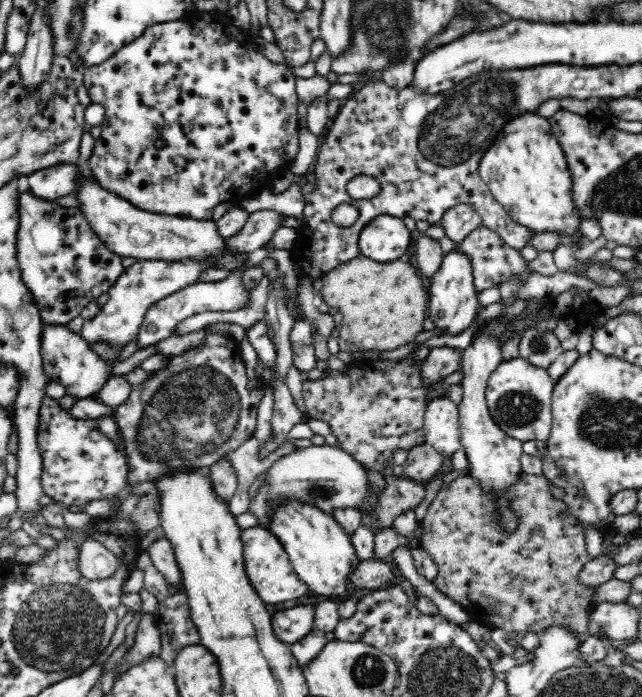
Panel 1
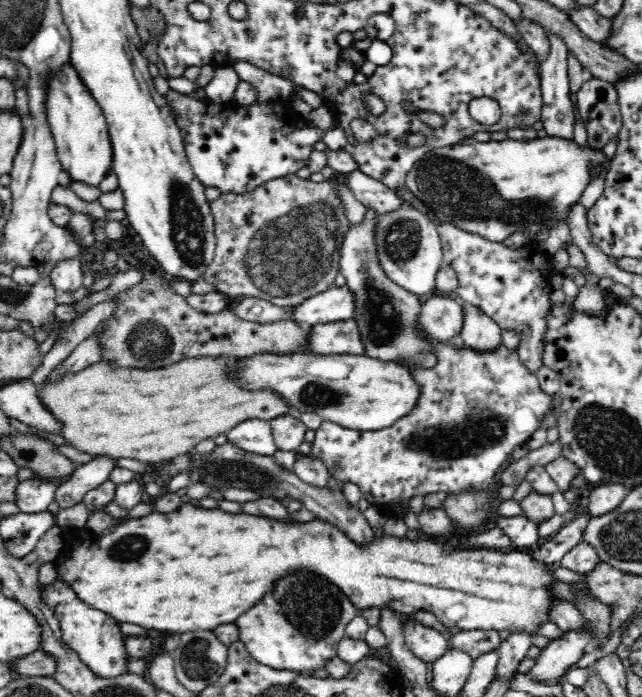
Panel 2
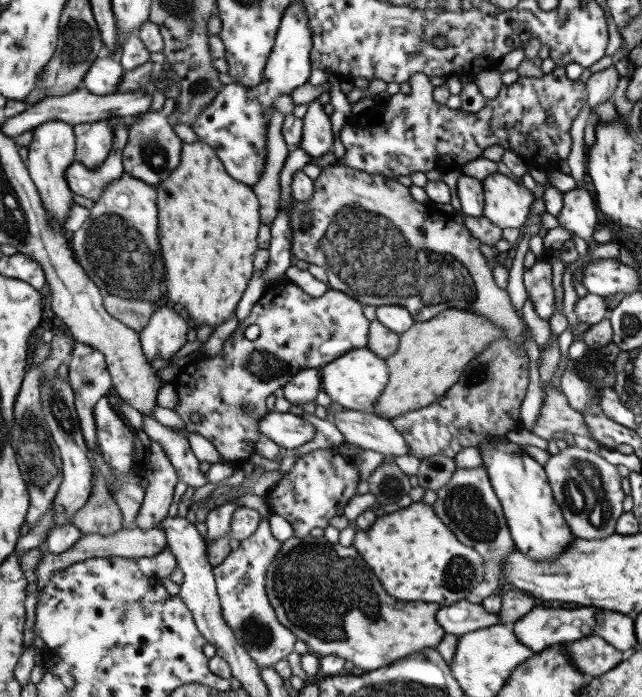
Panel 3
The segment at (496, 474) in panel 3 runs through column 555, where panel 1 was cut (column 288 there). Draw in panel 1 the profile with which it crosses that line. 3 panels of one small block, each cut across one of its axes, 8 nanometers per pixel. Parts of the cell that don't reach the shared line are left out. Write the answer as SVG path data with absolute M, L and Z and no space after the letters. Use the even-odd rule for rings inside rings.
M292 500L288 504L280 504L272 512L272 522L267 530L276 536L284 551L288 554L290 563L296 575L308 586L308 589L315 593L330 598L339 596L340 598L353 598L356 600L364 591L356 590L356 587L348 581L350 574L358 568L360 560L356 556L356 551L350 543L350 536L336 523L336 520L330 513L323 512L320 508L306 502L297 502Z

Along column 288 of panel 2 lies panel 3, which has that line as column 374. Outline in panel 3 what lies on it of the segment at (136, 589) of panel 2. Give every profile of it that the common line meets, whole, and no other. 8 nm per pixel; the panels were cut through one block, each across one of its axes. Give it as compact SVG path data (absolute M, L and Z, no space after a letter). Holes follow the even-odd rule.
M423 501L378 518L366 532L352 527L356 532L353 548L368 562L386 592L398 600L422 600L448 606L466 599L468 593L486 578L480 554L461 544L452 530L436 516L432 505Z

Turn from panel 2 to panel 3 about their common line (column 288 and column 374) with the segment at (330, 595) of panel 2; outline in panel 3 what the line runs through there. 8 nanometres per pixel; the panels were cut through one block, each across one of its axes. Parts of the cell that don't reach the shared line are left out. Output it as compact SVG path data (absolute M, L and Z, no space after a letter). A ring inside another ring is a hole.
M310 535L300 539L290 538L282 543L280 553L275 556L266 571L266 588L277 619L282 626L288 627L298 640L305 642L310 652L319 658L334 654L367 671L388 666L395 660L414 655L422 649L437 647L445 635L445 630L436 620L436 613L441 606L424 602L402 602L388 596L388 592L368 570L368 564L360 558L352 545L344 547L339 543L328 543L324 538L313 538ZM350 610L360 610L364 620L350 620Z

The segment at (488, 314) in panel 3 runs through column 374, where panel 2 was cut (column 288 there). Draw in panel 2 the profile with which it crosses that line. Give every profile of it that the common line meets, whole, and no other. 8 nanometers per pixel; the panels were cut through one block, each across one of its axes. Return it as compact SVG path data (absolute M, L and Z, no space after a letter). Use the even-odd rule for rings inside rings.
M286 175L269 180L250 192L222 193L209 204L215 222L216 250L204 272L204 280L229 298L256 297L280 307L296 307L334 287L334 279L339 273L342 239L350 226L343 202L335 192L336 185L328 179L314 182L296 175Z

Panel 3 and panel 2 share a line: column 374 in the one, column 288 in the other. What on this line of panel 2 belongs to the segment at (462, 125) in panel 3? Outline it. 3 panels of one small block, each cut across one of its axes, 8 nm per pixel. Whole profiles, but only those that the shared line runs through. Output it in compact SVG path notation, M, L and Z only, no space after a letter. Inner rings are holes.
M169 90L165 100L173 112L176 124L180 127L187 160L196 178L205 186L219 188L222 193L245 193L267 183L272 179L279 179L286 175L295 175L298 170L307 166L307 161L314 150L314 144L320 142L324 132L300 112L286 106L281 99L272 99L262 104L238 105L232 99L228 102L212 102L207 97L195 100L186 95Z

